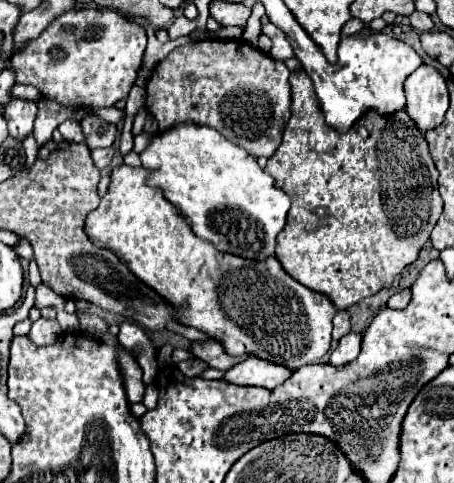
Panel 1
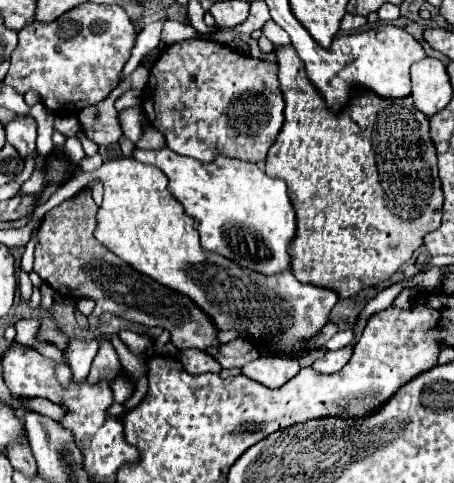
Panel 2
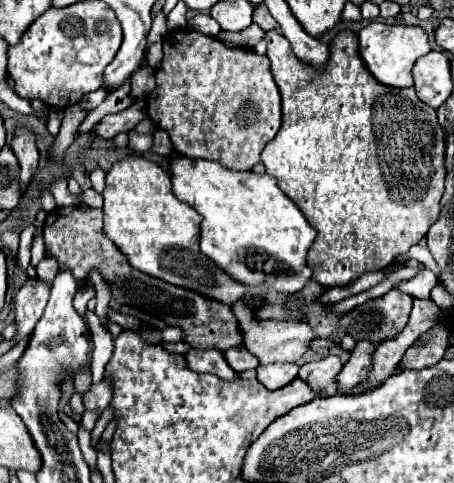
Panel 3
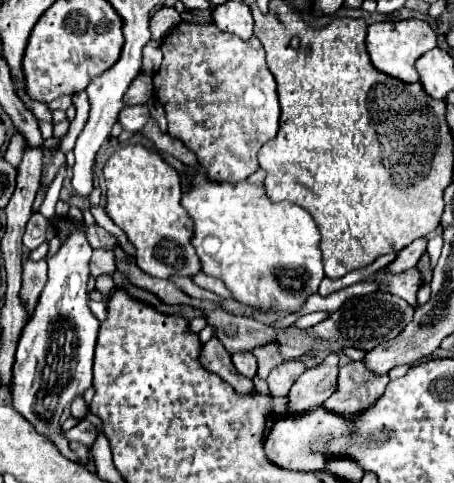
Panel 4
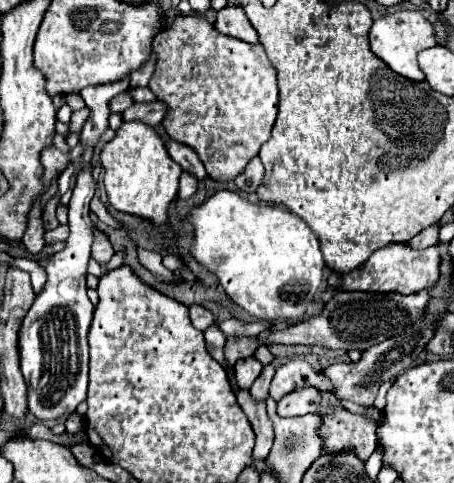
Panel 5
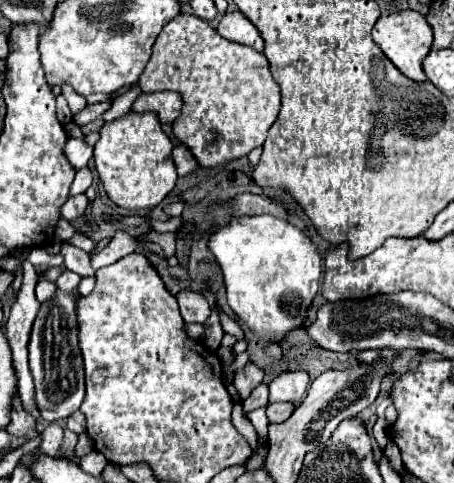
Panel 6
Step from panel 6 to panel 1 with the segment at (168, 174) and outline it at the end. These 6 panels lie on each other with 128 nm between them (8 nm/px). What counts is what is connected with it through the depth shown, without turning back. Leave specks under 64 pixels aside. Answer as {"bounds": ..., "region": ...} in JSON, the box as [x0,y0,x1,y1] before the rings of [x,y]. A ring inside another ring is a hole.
{"bounds":[86,164,336,370],"region":[[[120,164],[112,170],[108,194],[100,200],[100,206],[86,218],[86,234],[98,248],[112,250],[144,284],[164,296],[180,314],[180,322],[200,332],[214,336],[224,344],[228,354],[242,356],[252,352],[254,356],[288,366],[292,370],[322,360],[330,350],[330,332],[336,306],[320,292],[314,292],[296,282],[276,258],[266,262],[252,262],[232,254],[222,254],[206,240],[198,238],[180,212],[162,196],[162,190],[148,186],[148,170],[138,166]]]}

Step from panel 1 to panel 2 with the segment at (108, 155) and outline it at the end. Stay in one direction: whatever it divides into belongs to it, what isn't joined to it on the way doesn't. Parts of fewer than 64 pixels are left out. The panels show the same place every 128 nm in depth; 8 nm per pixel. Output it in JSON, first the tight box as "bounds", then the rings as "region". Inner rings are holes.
{"bounds":[80,154,104,172],"region":[[[96,154],[96,156],[92,156],[92,158],[80,160],[80,168],[82,168],[84,172],[94,172],[94,170],[98,170],[98,168],[102,166],[102,162],[104,162],[102,154]]]}

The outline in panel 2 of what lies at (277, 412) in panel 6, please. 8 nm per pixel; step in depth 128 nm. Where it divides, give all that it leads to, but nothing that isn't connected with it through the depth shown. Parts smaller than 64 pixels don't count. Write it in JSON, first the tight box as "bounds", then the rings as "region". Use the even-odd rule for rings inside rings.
{"bounds":[310,344,352,374],"region":[[[352,344],[336,350],[336,352],[326,352],[320,360],[316,360],[310,368],[316,370],[316,372],[322,372],[322,374],[332,374],[332,372],[338,372],[342,370],[342,366],[348,362],[348,358],[352,356]]]}

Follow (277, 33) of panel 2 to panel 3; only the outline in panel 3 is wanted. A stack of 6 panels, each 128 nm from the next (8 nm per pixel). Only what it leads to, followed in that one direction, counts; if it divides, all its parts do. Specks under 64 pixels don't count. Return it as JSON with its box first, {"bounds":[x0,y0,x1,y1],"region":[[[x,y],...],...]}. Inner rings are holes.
{"bounds":[254,4,280,32],"region":[[[266,4],[254,6],[254,22],[256,22],[264,32],[268,32],[268,30],[278,30],[278,32],[280,32],[280,28],[276,26],[276,20],[270,16]]]}

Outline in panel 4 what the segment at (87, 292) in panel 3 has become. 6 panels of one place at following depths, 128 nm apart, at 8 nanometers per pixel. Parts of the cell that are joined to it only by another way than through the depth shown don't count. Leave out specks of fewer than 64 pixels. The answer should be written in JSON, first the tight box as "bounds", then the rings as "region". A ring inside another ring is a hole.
{"bounds":[95,275,114,300],"region":[[[101,275],[96,279],[95,288],[102,293],[105,300],[108,299],[114,287],[114,281],[108,275]]]}

